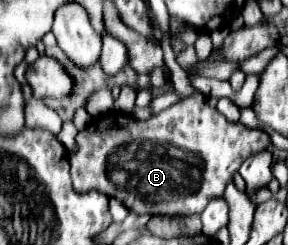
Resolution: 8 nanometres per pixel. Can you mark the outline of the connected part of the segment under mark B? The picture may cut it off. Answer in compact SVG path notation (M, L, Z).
M194 94L148 120L136 120L122 112L106 114L78 132L76 144L78 150L70 154L76 192L104 192L138 214L188 216L200 214L208 198L224 192L242 162L272 142L262 130L226 120L206 104L202 94Z

